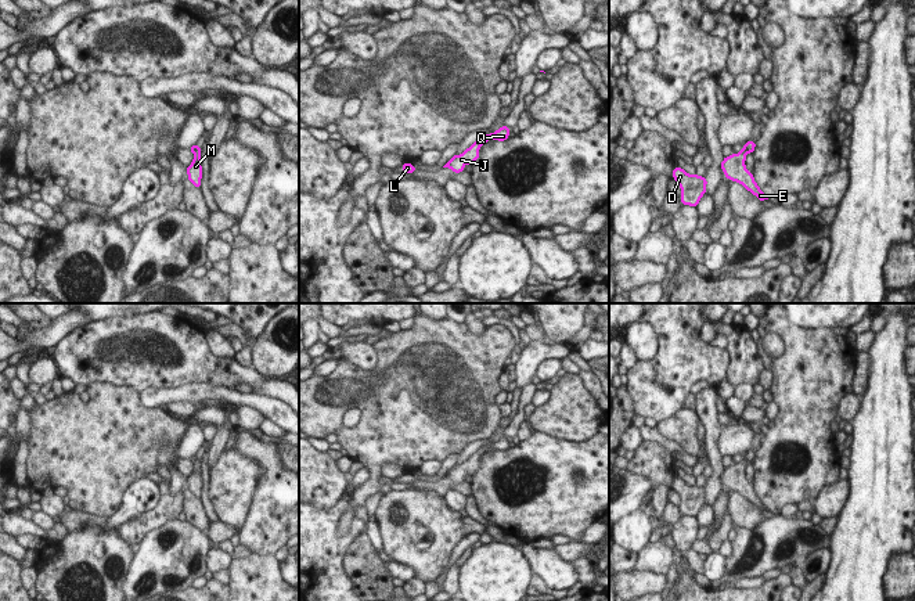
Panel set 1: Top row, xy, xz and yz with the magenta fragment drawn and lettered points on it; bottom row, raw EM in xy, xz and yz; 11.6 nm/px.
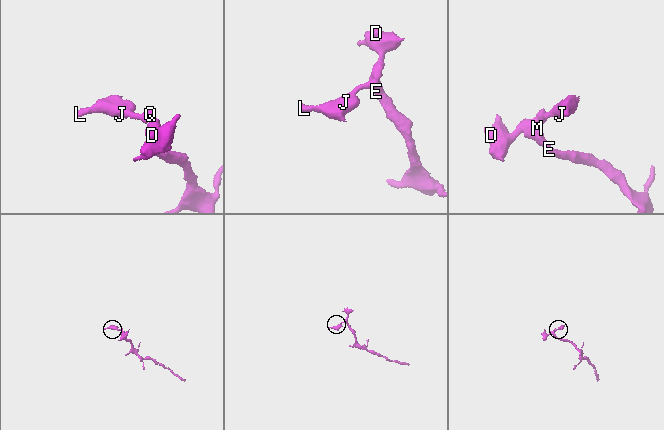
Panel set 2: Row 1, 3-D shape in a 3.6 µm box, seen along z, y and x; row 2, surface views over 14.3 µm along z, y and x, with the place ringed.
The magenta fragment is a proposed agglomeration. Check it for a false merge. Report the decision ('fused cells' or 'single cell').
fused cells

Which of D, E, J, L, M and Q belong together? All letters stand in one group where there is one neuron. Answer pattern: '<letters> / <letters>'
D E M / J L Q

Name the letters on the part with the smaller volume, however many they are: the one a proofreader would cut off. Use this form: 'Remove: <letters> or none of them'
Remove: J, L, Q

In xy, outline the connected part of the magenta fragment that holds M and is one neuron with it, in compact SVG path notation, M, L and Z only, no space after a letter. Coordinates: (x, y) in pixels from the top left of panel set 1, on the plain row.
M197 457L194 461L194 471L187 478L188 492L191 492L195 497L201 499L201 487L202 487L202 478L201 478L201 458Z

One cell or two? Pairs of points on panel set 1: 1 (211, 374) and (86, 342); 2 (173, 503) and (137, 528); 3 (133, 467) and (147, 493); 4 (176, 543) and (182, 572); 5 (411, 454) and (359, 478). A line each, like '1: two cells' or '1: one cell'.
1: one cell
2: one cell
3: two cells
4: one cell
5: two cells

